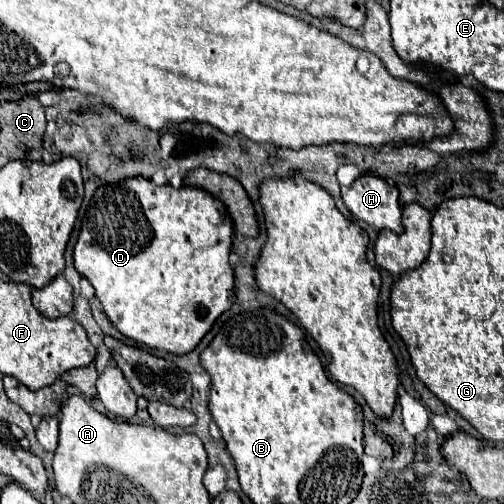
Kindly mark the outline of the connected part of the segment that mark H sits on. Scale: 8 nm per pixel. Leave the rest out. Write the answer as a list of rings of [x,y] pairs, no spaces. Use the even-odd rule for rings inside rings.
[[[361,174],[351,186],[341,188],[341,196],[355,218],[379,230],[387,228],[403,232],[399,192],[383,178],[375,174]]]

